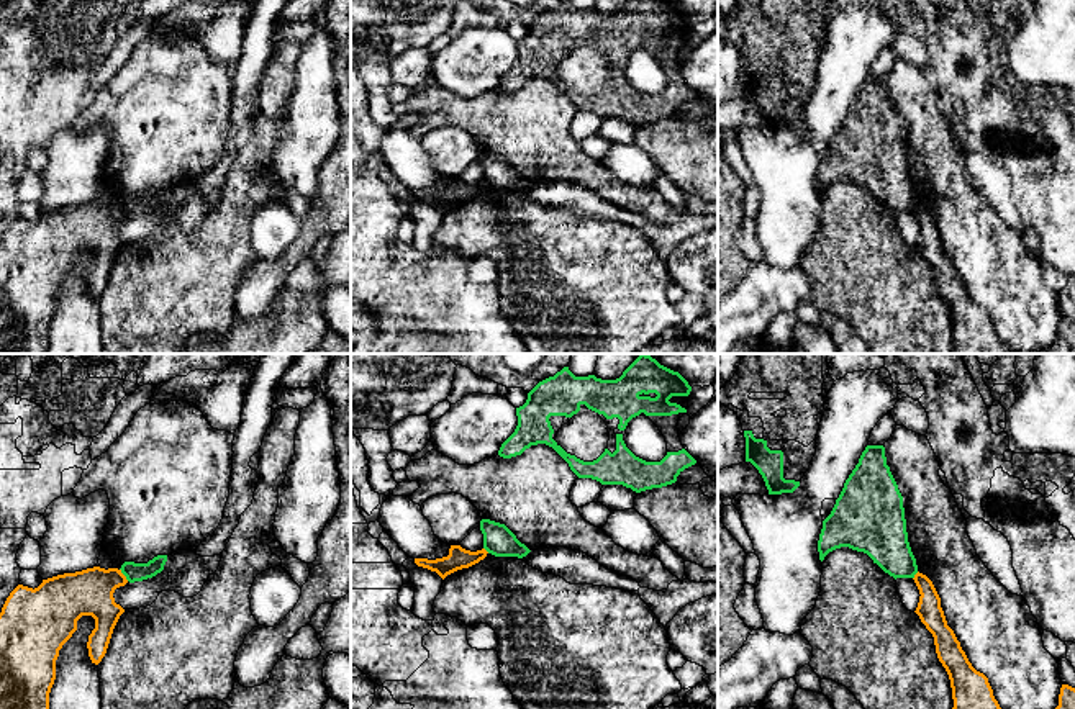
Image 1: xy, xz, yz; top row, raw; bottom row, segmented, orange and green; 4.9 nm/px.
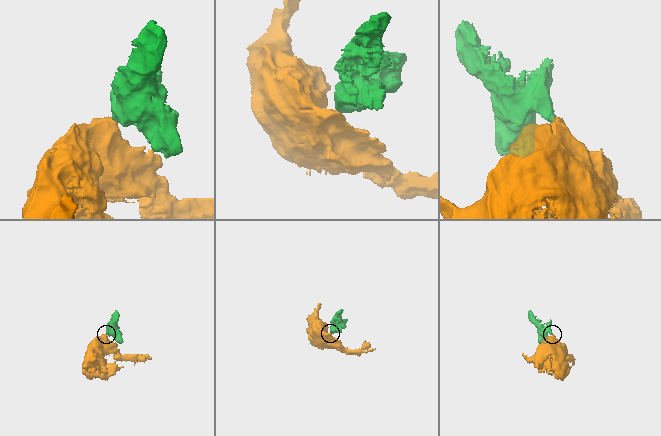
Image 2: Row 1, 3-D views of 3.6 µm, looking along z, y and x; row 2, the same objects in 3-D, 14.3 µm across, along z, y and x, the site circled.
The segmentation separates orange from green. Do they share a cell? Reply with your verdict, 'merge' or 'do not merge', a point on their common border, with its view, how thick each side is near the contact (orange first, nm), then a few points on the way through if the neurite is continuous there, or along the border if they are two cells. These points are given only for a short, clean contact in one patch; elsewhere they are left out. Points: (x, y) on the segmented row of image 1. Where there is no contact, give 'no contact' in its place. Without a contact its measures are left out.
do not merge; contact xy (123, 575); calibres 220 and 100 nm; border xy (120, 569), (128, 580)

